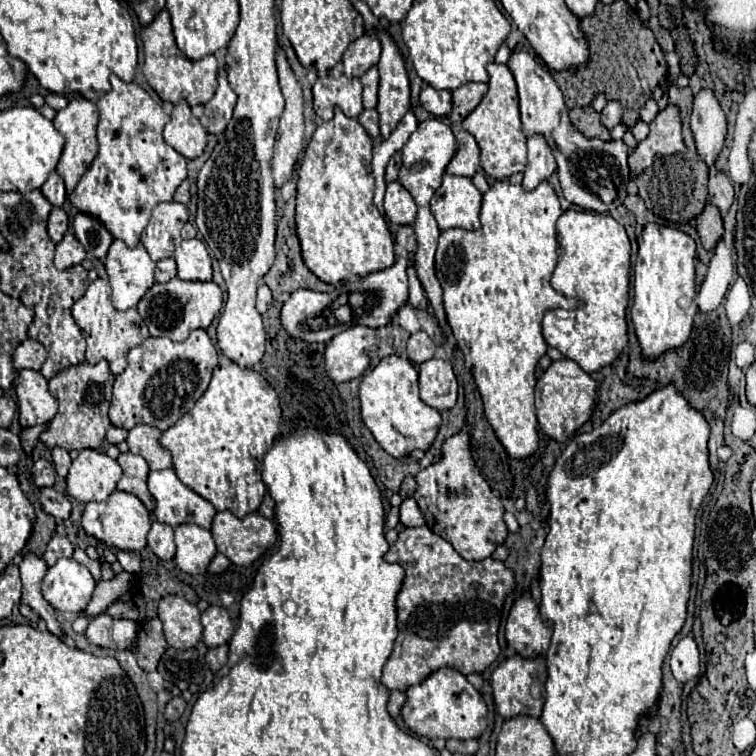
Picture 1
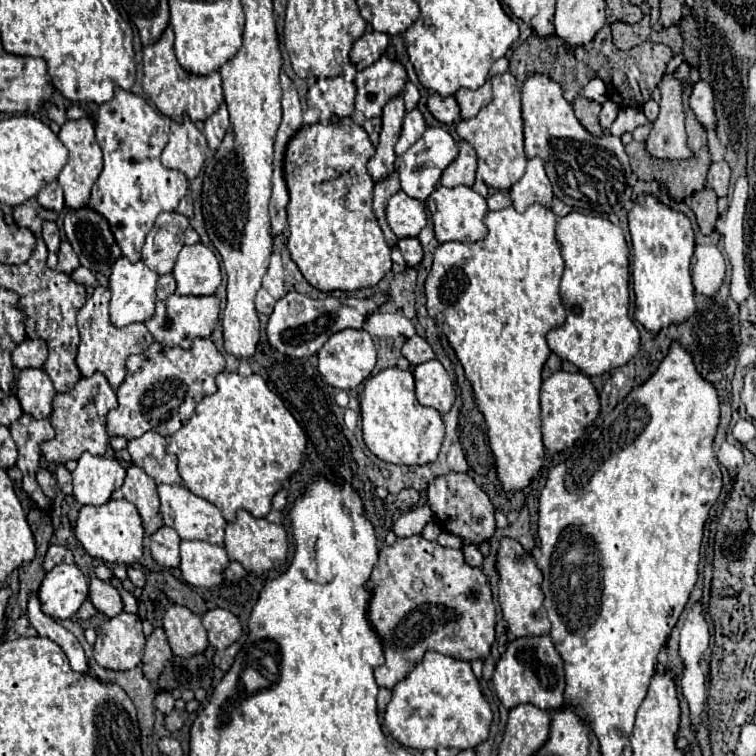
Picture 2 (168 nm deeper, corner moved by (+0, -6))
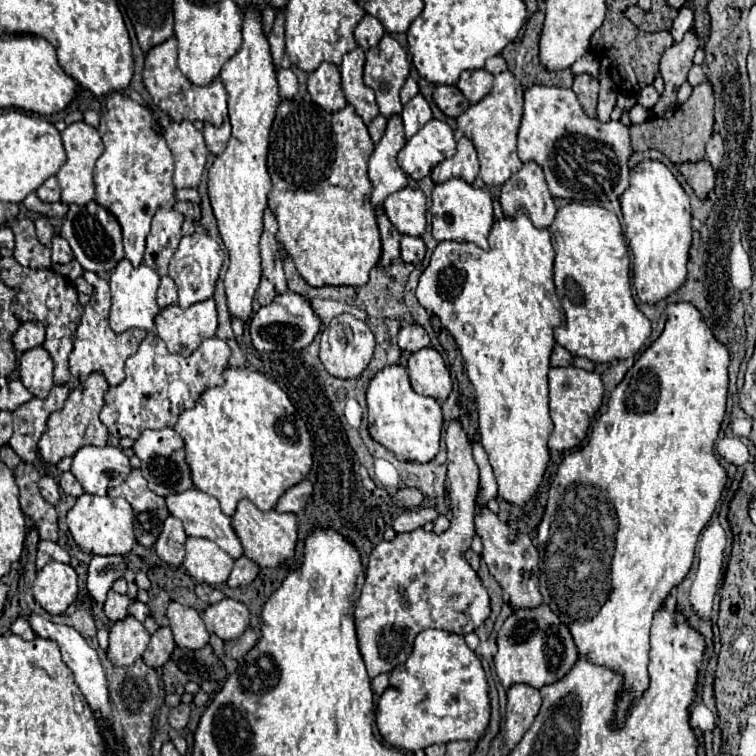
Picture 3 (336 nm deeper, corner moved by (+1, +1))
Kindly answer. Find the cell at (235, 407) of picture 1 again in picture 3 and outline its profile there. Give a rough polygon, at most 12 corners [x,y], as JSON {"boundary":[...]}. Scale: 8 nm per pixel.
{"boundary":[[228,368],[184,410],[194,486],[272,510],[312,438],[264,374]]}

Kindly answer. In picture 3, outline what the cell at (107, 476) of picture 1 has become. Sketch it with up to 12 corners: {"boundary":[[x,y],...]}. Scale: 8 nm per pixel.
{"boundary":[[84,446],[72,474],[84,492],[104,496],[130,474],[116,446]]}

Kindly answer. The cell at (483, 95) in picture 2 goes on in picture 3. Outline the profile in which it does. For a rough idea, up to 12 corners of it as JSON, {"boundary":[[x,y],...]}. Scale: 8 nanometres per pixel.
{"boundary":[[464,70],[458,88],[476,104],[490,92],[494,76]]}

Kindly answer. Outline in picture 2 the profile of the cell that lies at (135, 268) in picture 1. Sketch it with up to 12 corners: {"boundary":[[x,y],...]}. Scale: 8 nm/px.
{"boundary":[[119,257],[109,275],[111,323],[155,313],[157,273]]}

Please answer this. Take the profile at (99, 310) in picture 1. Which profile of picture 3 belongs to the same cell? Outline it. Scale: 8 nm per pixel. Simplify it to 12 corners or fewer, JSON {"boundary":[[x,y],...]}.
{"boundary":[[94,272],[94,294],[74,334],[70,372],[86,380],[102,372],[124,380],[124,362],[146,338],[142,330],[112,332],[110,288]]}

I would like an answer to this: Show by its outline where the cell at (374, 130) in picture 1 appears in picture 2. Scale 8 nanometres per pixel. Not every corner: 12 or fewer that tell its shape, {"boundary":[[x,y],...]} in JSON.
{"boundary":[[381,117],[367,119],[363,129],[371,143],[377,145]]}

